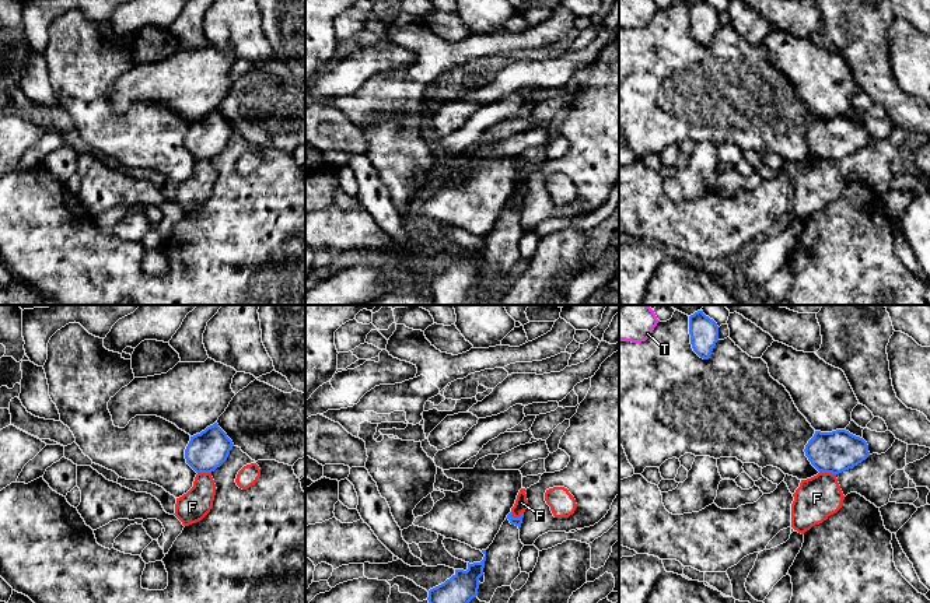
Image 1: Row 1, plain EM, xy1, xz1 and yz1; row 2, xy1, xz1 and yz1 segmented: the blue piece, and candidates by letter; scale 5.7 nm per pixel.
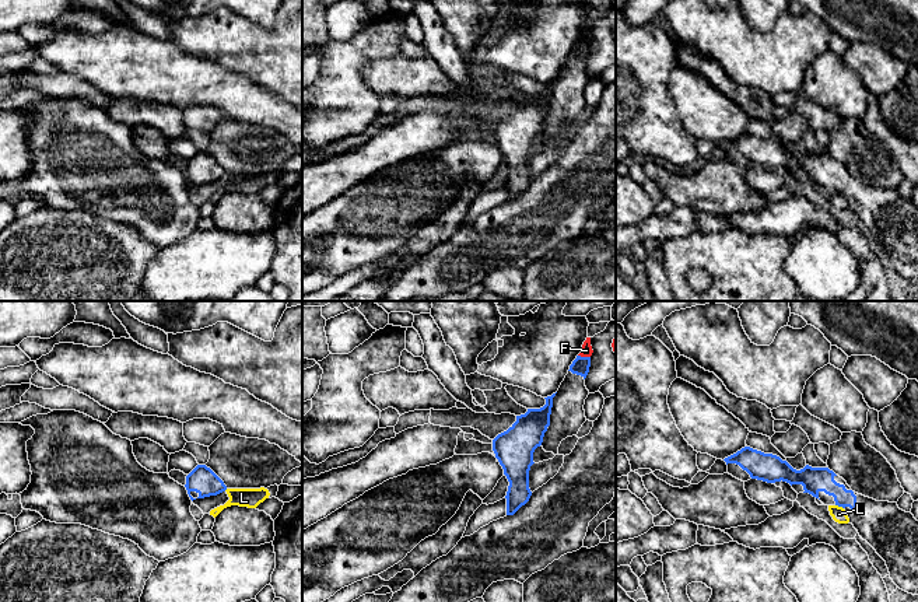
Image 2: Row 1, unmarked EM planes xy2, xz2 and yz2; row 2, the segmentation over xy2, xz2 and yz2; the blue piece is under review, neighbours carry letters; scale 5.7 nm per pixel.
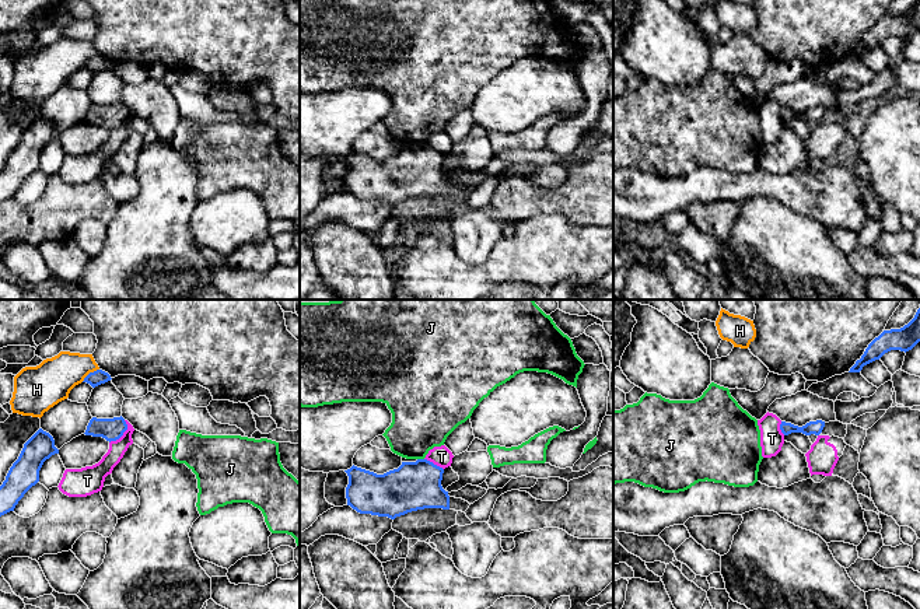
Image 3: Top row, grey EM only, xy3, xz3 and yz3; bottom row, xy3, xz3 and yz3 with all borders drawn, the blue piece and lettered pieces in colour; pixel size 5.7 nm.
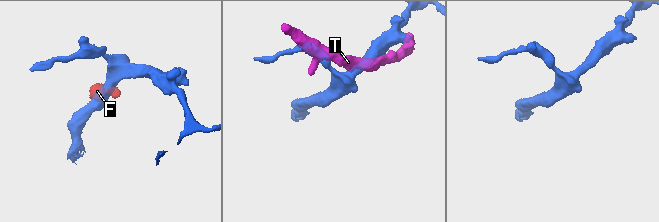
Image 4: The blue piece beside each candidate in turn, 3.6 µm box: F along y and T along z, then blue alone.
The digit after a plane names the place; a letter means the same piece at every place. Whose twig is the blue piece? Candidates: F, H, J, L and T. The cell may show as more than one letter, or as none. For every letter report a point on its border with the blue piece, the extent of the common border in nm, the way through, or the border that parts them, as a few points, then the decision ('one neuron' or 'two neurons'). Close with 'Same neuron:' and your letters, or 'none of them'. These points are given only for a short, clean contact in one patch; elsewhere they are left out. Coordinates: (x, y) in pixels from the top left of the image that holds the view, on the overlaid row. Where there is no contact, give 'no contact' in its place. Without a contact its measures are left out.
F: xz1 (517, 518) | 80 nm | along xz1 (523, 511), (518, 516), (510, 515) | two neurons
H: xy3 (90, 373) | 130 nm | along xy3 (98, 368), (81, 381) | two neurons
J: xz3 (420, 459) | 40 nm | along xz3 (417, 458), (423, 459) | two neurons
L: yz2 (840, 506) | 50 nm | along yz2 (836, 504), (843, 508) | two neurons
T: xy3 (122, 434) | 160 nm | along xy3 (125, 420), (126, 430), (109, 443) | two neurons
Same neuron: none of them

